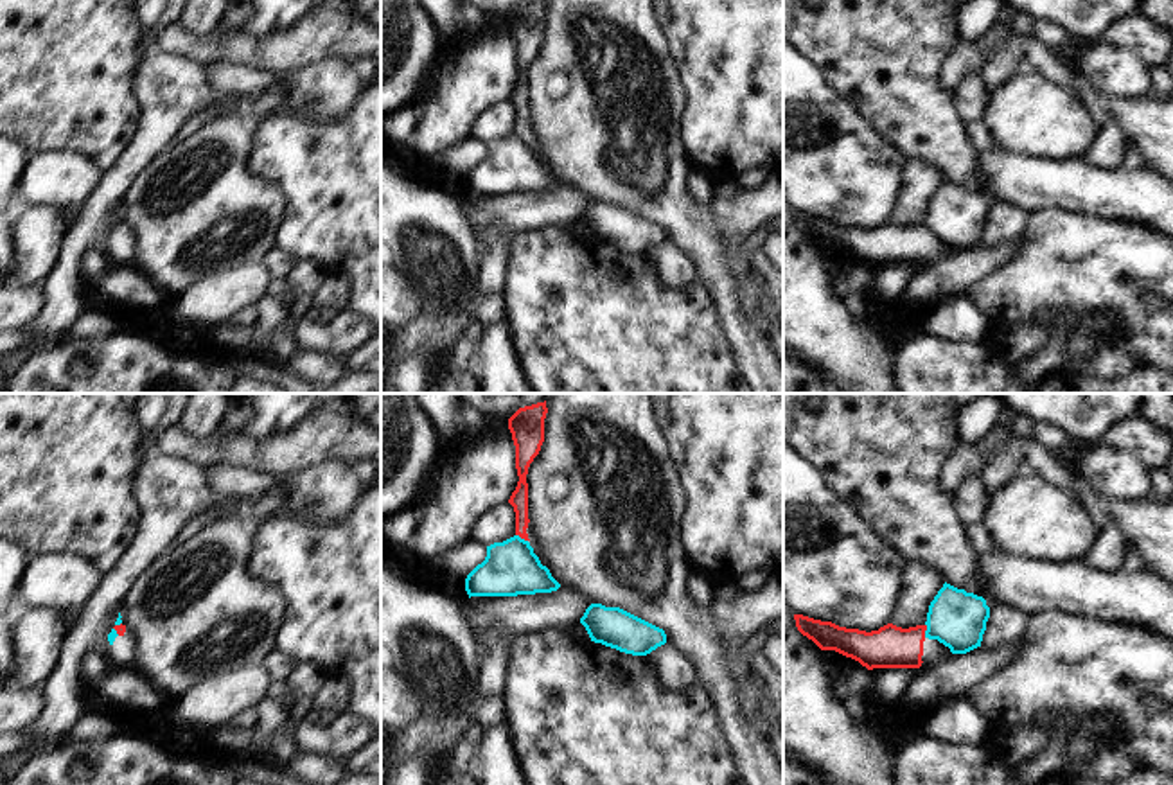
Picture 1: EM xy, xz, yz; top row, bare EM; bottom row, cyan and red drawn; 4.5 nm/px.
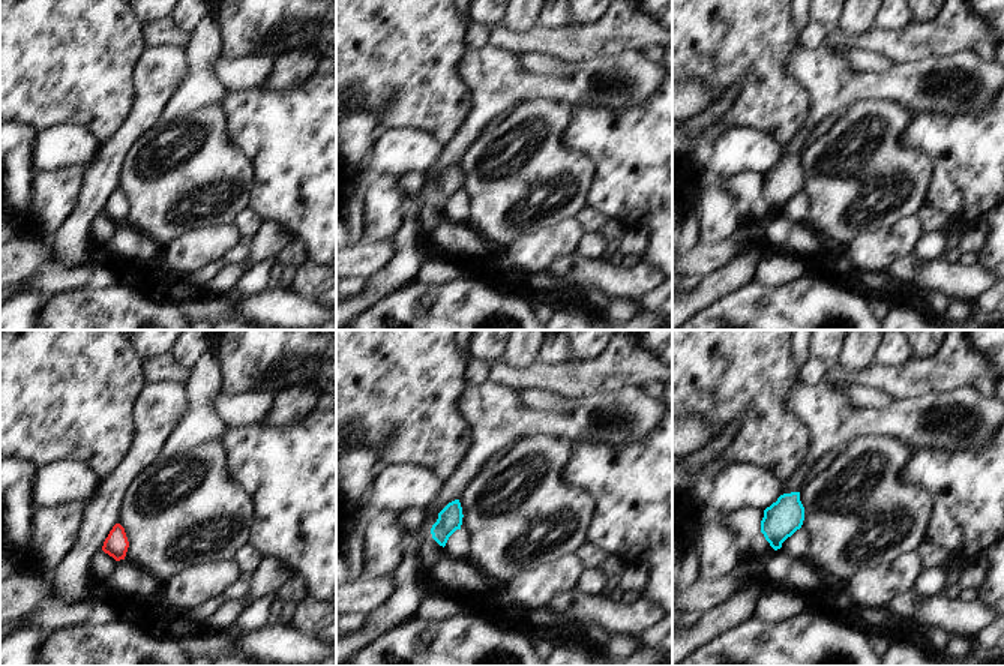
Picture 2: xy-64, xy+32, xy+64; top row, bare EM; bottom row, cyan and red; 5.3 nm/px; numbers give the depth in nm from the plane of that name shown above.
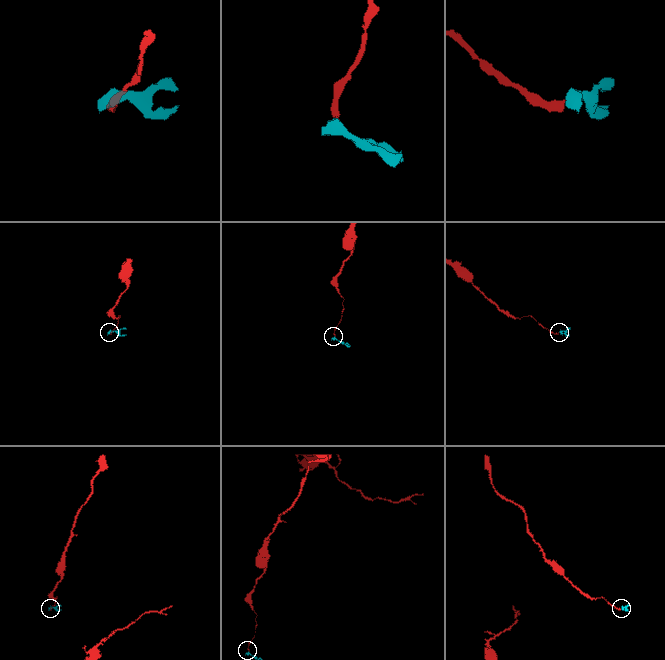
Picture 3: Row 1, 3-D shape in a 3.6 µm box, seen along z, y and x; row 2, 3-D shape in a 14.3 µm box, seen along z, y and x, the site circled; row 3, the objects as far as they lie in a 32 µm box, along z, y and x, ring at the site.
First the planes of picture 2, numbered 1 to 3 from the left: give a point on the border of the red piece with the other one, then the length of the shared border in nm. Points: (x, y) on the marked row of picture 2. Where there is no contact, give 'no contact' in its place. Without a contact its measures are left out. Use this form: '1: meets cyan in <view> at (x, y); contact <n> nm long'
1: no contact
2: no contact
3: no contact

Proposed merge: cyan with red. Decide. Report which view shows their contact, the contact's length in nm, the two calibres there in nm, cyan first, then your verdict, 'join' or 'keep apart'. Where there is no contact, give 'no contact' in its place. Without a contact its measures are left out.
yz | 60 nm | 260/190 nm | keep apart

